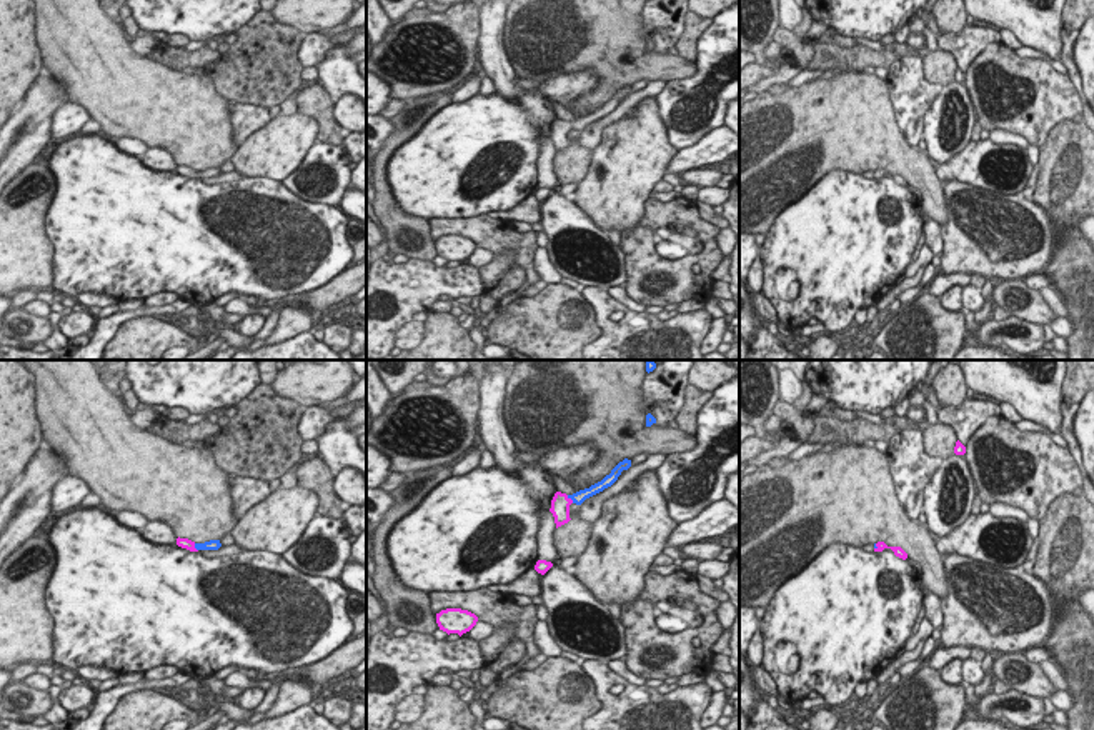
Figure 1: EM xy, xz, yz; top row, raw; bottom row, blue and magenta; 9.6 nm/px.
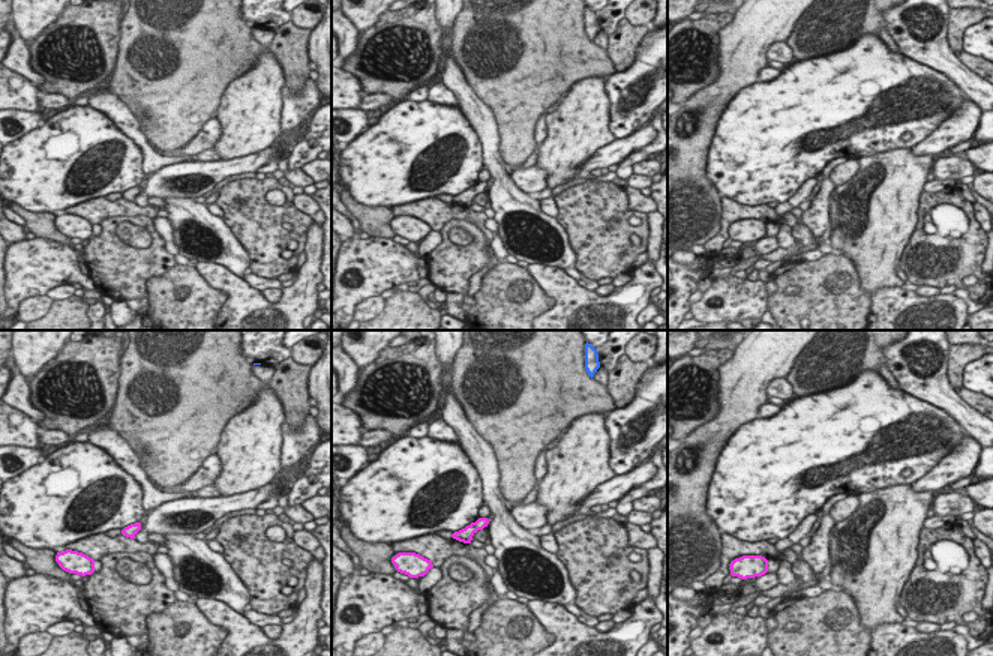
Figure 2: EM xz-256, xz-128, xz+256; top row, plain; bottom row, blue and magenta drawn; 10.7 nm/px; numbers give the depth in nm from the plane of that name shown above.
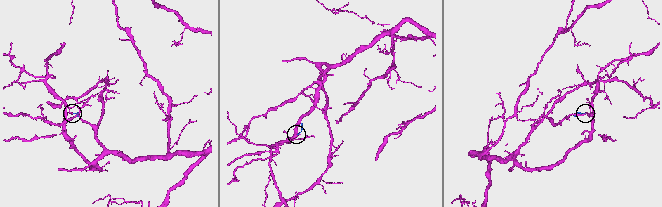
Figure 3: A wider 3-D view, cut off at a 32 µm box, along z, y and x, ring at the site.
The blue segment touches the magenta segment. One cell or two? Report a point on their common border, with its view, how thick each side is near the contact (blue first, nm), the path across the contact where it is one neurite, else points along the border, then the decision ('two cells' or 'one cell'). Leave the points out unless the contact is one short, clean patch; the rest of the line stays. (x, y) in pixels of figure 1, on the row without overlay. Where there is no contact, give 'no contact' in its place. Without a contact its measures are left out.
xz (570, 124) | 120/190 nm | across xz (581, 122), (570, 124), (560, 132) | one cell

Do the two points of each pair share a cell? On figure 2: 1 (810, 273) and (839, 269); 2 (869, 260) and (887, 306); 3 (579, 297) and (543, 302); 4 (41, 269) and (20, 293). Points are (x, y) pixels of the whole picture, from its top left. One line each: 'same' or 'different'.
1: same
2: different
3: different
4: same

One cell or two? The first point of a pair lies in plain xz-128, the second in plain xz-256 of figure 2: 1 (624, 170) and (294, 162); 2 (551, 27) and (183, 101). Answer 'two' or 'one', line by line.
1: one
2: one

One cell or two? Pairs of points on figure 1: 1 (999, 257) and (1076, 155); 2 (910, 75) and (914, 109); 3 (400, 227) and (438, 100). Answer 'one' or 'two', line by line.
1: two
2: one
3: one

